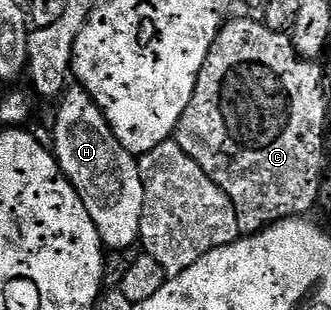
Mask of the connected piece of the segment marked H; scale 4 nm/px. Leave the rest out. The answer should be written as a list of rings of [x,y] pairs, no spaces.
[[[82,92],[72,98],[62,99],[63,107],[59,110],[59,120],[55,126],[61,133],[55,138],[53,153],[59,159],[59,167],[64,176],[73,184],[75,191],[81,196],[83,206],[89,212],[93,224],[99,233],[104,247],[111,250],[127,250],[140,241],[139,229],[147,208],[147,189],[143,186],[143,173],[139,170],[139,158],[125,149],[114,128],[107,122],[107,115],[99,109],[99,105],[91,94]]]

